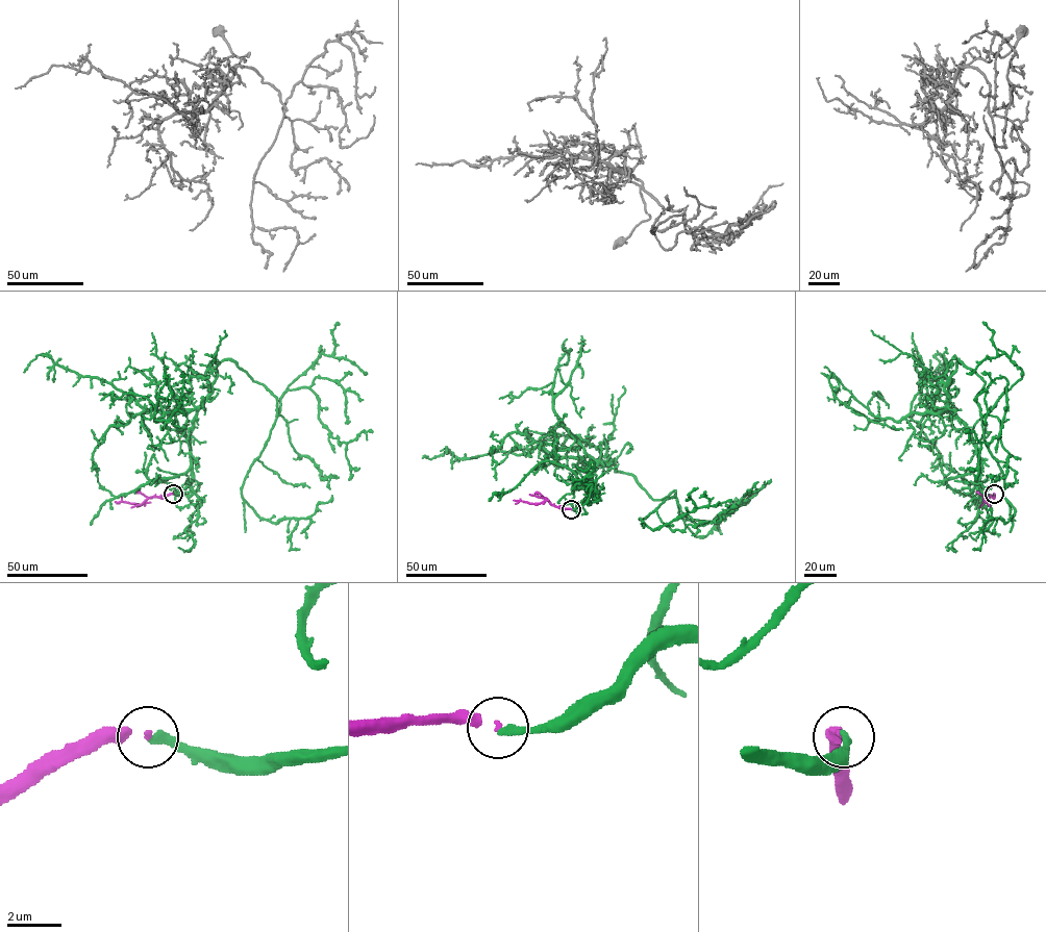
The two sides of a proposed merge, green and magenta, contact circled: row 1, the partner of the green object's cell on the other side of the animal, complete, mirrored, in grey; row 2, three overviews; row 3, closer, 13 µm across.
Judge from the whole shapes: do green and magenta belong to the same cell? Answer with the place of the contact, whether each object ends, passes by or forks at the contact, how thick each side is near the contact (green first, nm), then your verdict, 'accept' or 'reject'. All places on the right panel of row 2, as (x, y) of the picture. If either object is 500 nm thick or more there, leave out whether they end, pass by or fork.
place (994, 494); green ends; magenta ends; calibres 300 and 140 nm; accept

